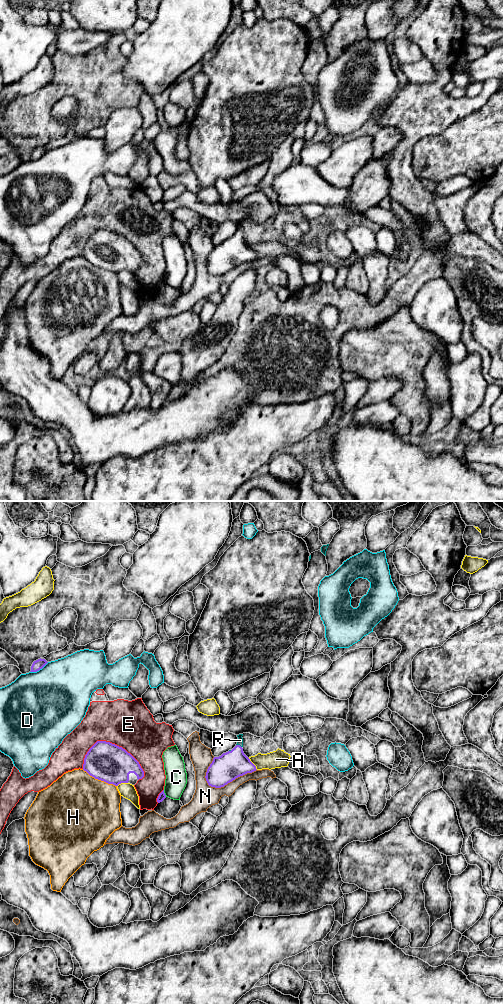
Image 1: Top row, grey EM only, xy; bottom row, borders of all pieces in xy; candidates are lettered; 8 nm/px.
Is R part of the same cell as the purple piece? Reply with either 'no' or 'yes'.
yes

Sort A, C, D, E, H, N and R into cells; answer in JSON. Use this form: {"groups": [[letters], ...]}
{"groups": [["A"], ["C"], ["D"], ["E"], ["H"], ["N"], ["R"]]}

